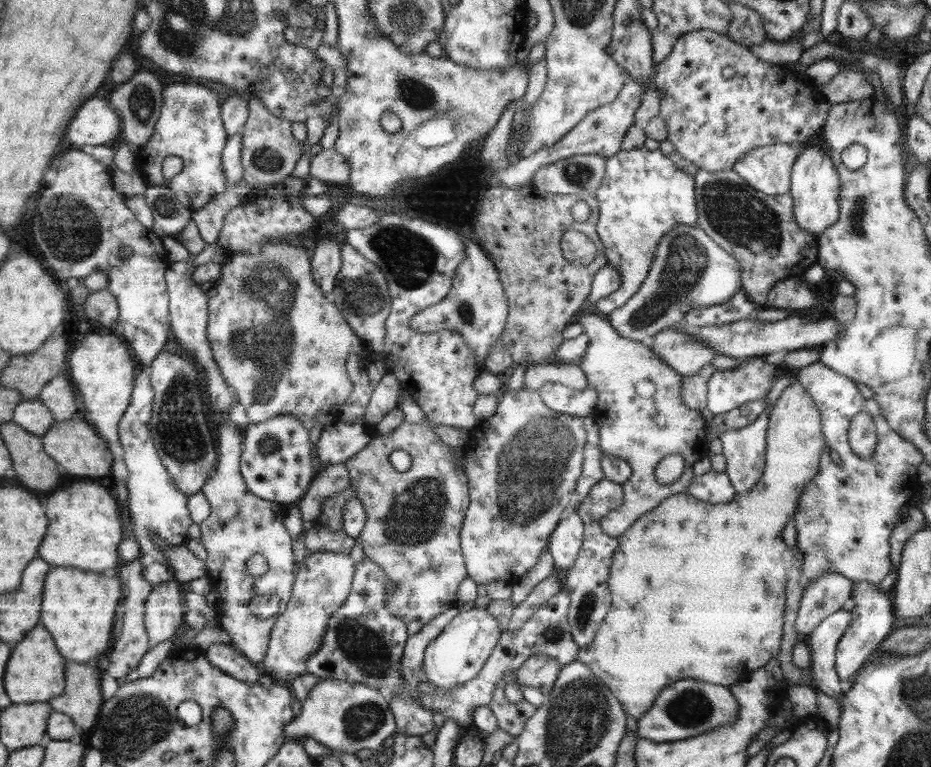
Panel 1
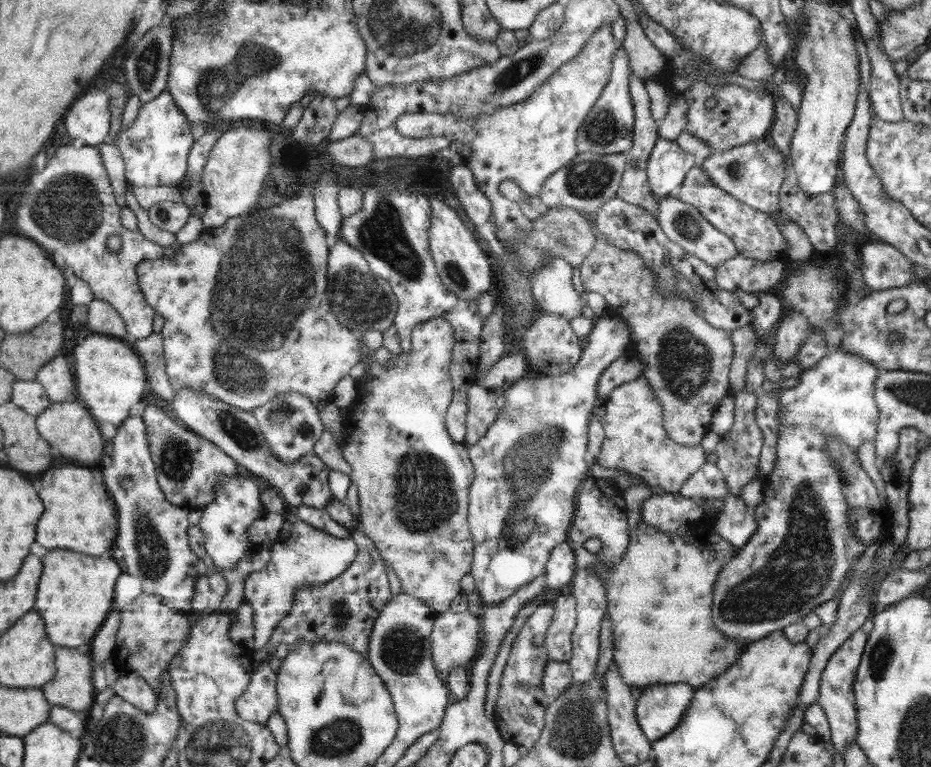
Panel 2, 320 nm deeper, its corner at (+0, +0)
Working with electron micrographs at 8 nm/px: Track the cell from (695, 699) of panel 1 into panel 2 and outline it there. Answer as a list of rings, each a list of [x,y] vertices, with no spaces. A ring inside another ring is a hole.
[[[684,683],[648,685],[635,703],[636,718],[652,743],[674,730],[691,703],[695,687]]]

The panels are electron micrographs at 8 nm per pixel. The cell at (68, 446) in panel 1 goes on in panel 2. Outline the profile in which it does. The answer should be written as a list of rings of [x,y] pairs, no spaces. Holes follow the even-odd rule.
[[[77,400],[50,403],[49,407],[36,417],[35,423],[40,436],[47,440],[50,446],[58,448],[61,456],[69,459],[73,464],[92,467],[99,464],[104,455],[107,442],[102,439],[99,424],[94,420],[89,410]]]

